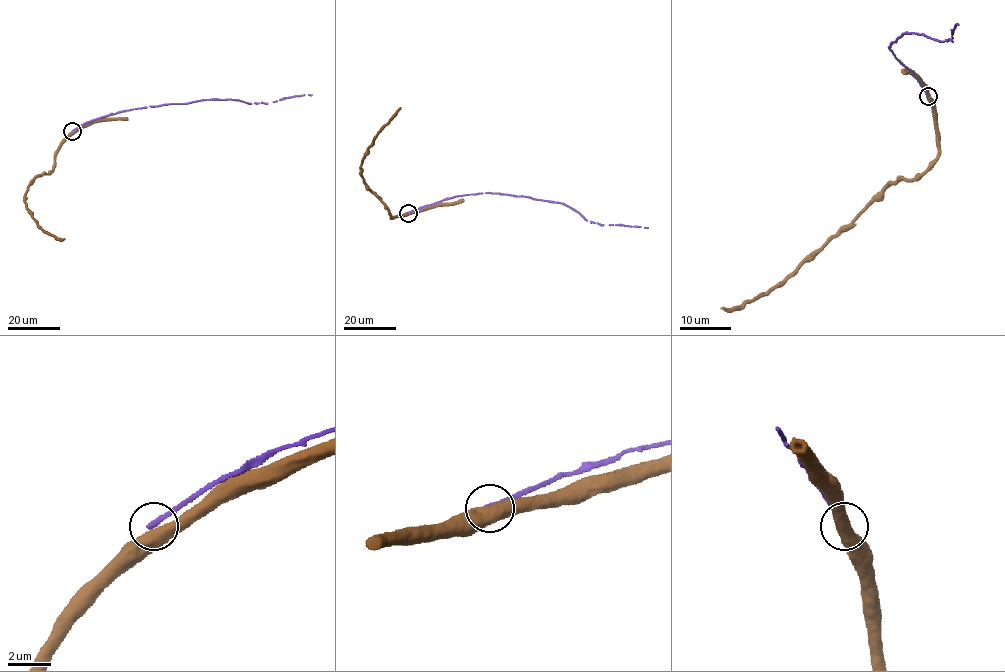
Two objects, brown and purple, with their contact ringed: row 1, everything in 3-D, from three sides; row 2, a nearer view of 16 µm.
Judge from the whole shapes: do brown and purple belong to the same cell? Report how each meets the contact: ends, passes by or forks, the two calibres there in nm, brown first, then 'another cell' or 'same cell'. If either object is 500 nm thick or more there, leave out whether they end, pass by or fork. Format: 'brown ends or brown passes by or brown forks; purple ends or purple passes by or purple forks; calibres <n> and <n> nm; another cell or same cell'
calibres 550 and 260 nm; another cell

